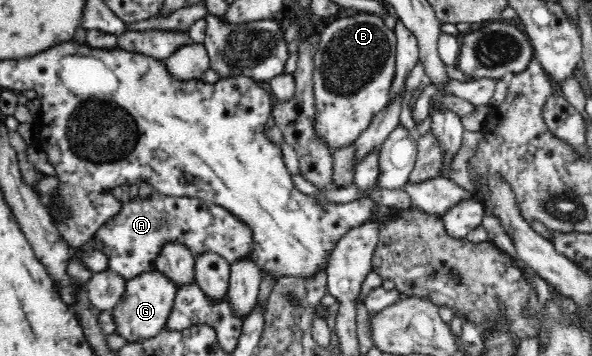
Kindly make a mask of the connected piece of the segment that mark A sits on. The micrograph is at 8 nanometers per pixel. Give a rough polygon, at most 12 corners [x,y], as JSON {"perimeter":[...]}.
{"perimeter":[[123,198],[92,239],[124,281],[162,247],[234,264],[252,233],[199,199]]}

